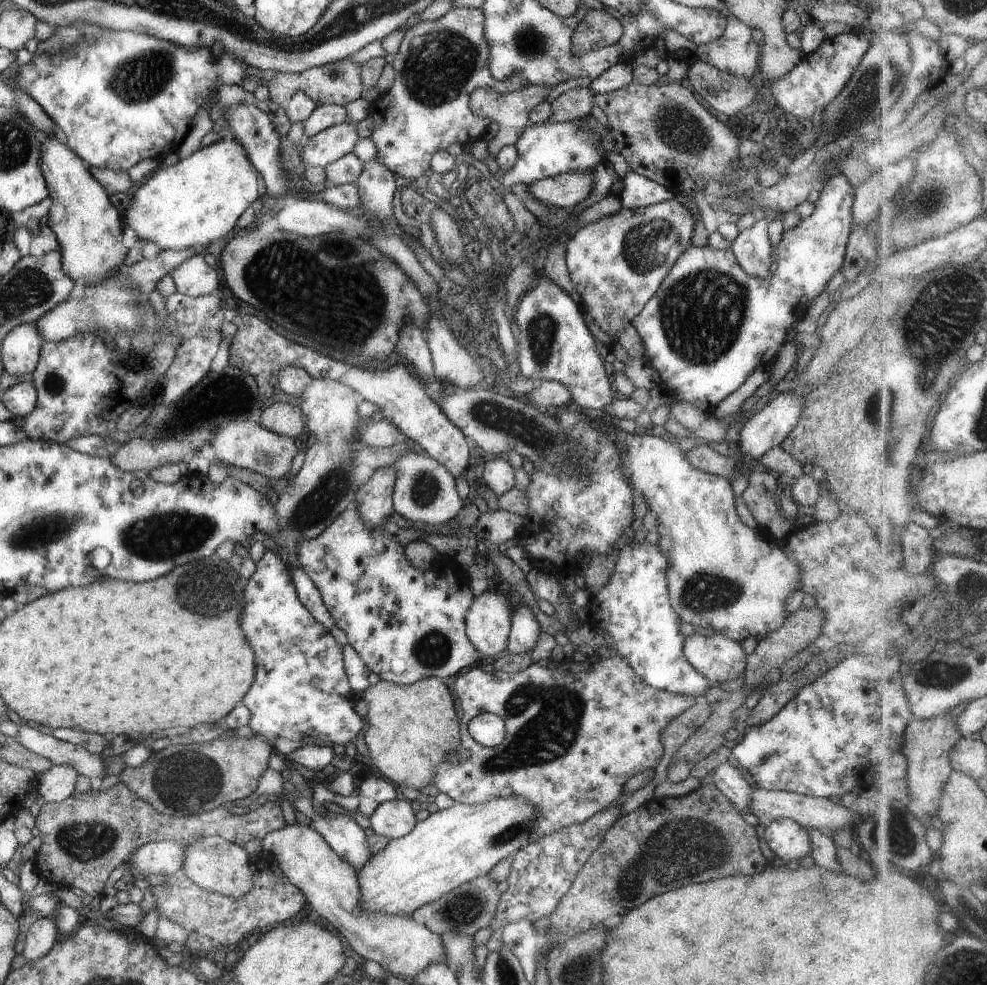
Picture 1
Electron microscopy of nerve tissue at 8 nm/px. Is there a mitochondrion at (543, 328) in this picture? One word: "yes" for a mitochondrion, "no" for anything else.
yes

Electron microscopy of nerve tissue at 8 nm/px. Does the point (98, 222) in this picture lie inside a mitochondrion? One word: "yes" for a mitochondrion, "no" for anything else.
no

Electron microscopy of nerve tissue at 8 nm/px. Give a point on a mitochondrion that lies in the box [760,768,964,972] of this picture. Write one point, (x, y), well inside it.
(903, 840)

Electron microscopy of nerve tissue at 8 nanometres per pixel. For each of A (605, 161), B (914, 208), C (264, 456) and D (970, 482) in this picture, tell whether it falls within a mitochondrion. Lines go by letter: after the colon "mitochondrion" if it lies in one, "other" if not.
A: other
B: mitochondrion
C: mitochondrion
D: other

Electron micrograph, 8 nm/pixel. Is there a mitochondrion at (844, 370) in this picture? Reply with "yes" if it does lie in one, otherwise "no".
no

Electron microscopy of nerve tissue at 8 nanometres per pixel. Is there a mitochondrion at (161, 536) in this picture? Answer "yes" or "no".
yes

